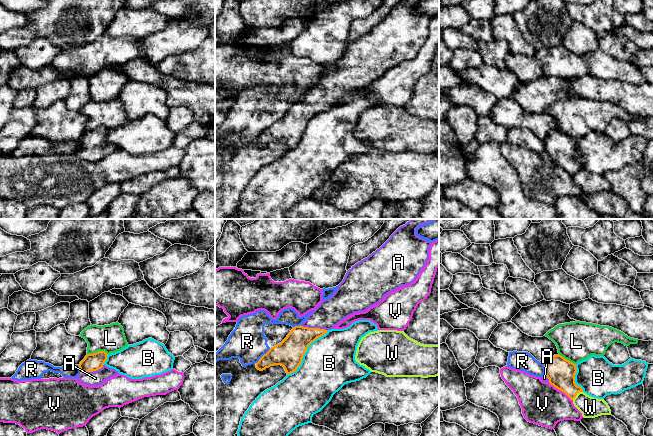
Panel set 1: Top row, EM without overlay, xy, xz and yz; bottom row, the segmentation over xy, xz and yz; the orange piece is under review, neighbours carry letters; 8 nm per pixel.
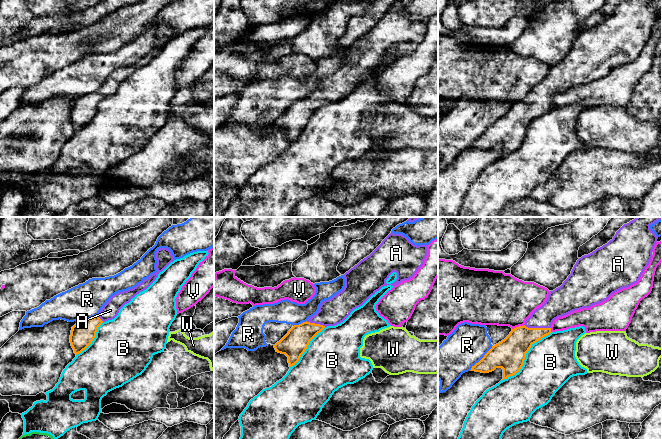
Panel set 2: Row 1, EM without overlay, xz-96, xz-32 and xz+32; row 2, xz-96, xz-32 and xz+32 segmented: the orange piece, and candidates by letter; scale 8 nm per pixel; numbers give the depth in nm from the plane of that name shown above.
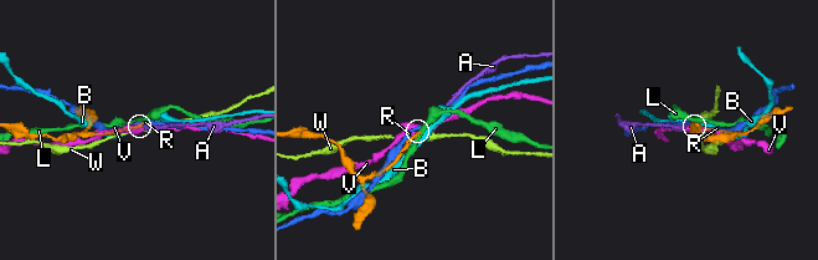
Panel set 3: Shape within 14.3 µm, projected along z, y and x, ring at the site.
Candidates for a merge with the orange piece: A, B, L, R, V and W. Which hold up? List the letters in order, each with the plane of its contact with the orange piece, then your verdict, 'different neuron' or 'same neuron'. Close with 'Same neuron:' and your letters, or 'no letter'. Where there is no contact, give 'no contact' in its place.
A: xz | same neuron
B: xz | different neuron
L: xy | different neuron
R: xz | different neuron
V: yz | different neuron
W: yz | different neuron
Same neuron: A

